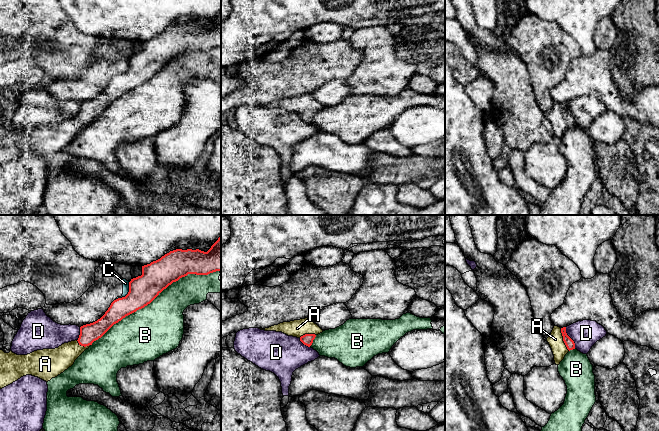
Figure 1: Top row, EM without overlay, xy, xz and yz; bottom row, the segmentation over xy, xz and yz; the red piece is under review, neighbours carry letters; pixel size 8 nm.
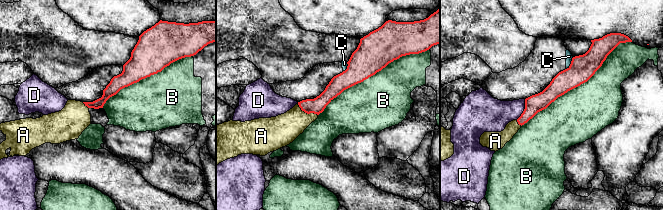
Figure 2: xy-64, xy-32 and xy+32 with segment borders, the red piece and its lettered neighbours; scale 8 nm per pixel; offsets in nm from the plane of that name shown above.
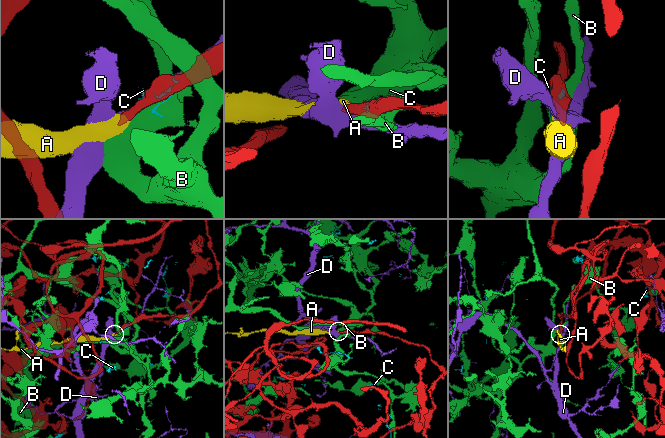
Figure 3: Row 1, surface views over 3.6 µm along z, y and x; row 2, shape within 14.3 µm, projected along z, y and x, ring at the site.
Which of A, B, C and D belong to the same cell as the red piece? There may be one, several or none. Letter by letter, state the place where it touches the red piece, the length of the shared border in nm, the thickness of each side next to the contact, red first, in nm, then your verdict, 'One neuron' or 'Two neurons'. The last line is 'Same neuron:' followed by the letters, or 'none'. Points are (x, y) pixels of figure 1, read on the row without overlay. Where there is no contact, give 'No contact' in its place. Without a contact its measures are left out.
A: Touches red at yz (563, 115). Shared border 200 nm. Thickness 70 nm (red) against 120 nm. One neuron
B: Touches red at xy (154, 74). Shared border 1200 nm. Thickness 240 nm (red) against 400 nm. Two neurons
C: Touches red at xy (128, 69). Shared border 180 nm. Thickness 220 nm (red) against 50 nm. Two neurons
D: Touches red at yz (570, 114). Shared border 190 nm. Thickness 70 nm (red) against 220 nm. Two neurons
Same neuron: A

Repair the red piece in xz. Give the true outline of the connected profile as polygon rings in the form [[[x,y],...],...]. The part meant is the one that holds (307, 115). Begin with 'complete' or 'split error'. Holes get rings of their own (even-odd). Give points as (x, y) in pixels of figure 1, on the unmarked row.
split error; [[[308,94],[283,98],[269,104],[259,105],[265,107],[282,108],[288,112],[297,113],[304,121],[308,123],[312,121],[315,113],[323,108],[323,106],[317,100]]]

